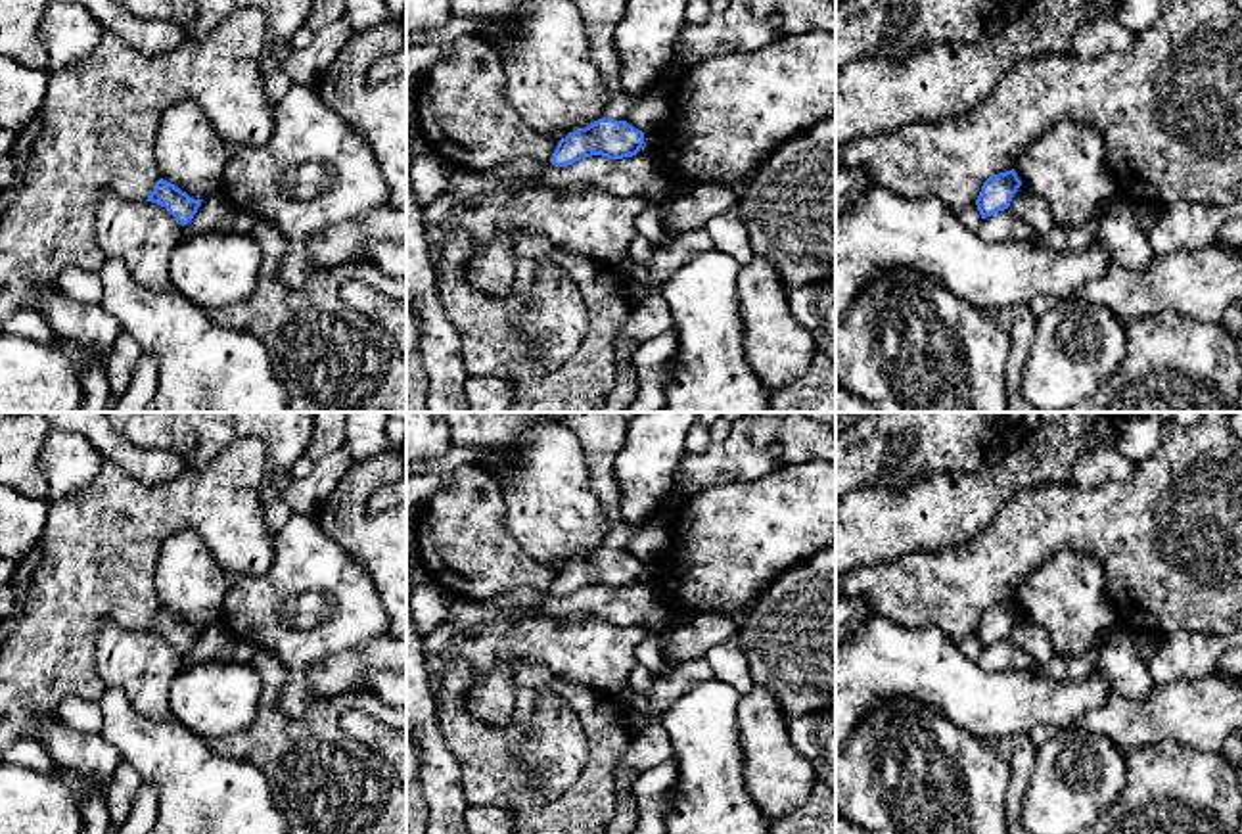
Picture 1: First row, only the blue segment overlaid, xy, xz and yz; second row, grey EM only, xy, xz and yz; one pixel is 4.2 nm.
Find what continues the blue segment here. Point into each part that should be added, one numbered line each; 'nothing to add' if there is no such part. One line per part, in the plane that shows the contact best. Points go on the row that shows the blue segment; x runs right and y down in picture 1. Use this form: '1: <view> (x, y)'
nothing to add

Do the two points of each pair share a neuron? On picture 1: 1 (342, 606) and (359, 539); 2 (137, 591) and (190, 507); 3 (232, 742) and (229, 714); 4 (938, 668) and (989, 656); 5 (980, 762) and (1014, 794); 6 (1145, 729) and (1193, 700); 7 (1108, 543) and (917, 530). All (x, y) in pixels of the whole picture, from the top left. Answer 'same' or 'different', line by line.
1: different
2: same
3: different
4: different
5: different
6: same
7: different

